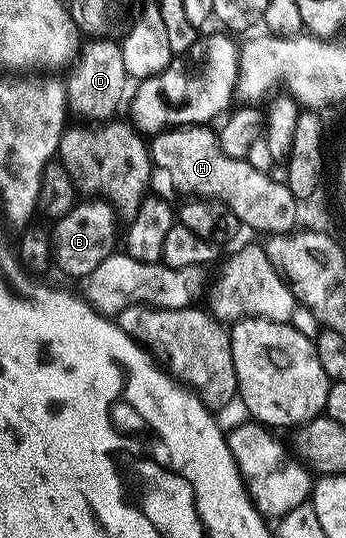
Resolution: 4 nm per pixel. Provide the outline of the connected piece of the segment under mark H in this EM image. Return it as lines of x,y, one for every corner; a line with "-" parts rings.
186,125
184,127
170,127
160,135
152,136
151,159
169,174
173,187
185,197
196,197
201,201
216,201
221,203
231,213
235,213
238,224
250,227
253,231
269,231
268,233
285,233
290,230
289,225
295,221
295,197
289,192
288,186
276,184
267,171
260,171
250,165
248,158
236,159
223,153
216,130
209,125

